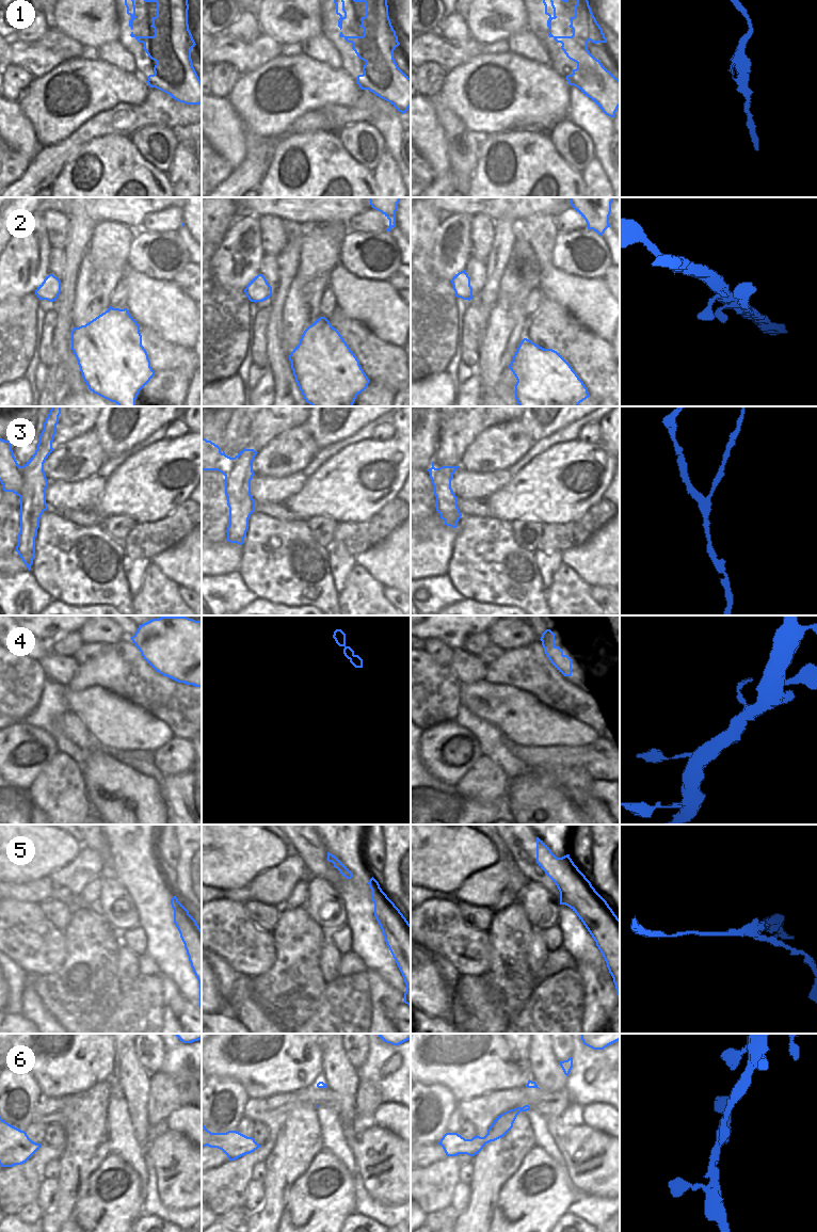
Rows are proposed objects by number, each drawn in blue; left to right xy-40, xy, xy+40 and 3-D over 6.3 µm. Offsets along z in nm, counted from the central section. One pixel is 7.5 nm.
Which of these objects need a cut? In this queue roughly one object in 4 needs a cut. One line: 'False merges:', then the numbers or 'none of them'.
False merges: 3, 5

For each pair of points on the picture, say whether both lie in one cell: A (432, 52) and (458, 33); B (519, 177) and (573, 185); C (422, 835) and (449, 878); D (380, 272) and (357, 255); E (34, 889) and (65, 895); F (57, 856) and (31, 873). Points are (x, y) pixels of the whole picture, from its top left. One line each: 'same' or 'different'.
A: different
B: same
C: same
D: same
E: same
F: same

